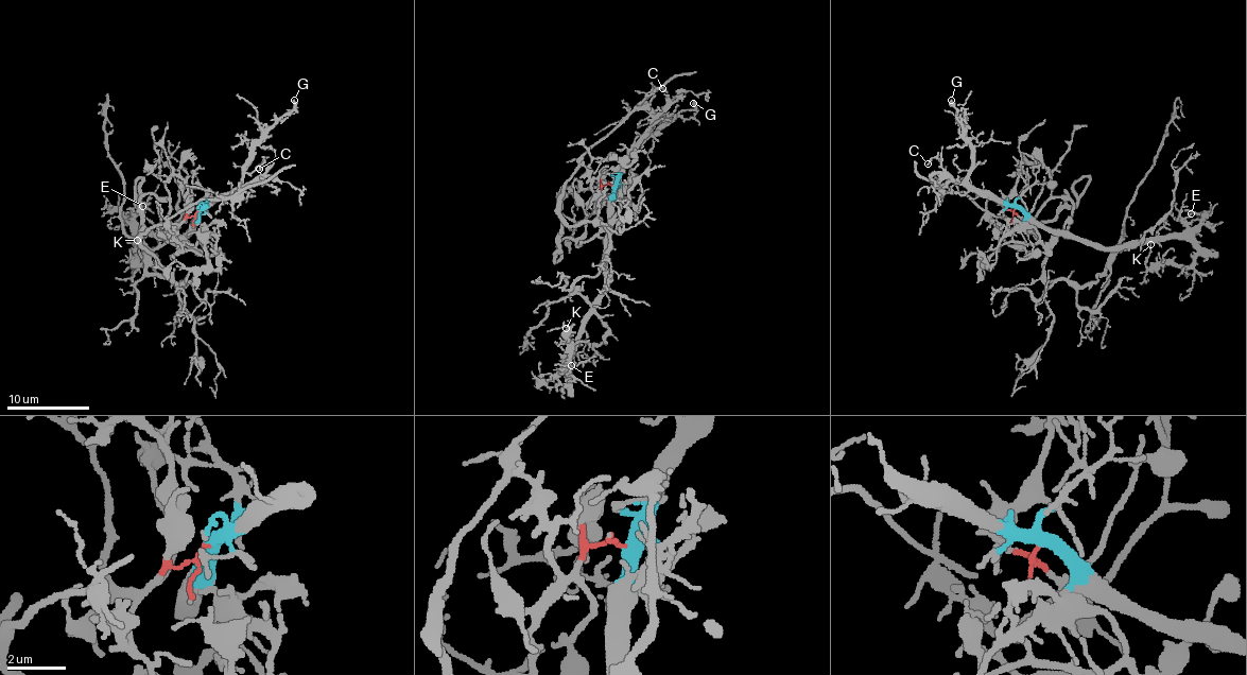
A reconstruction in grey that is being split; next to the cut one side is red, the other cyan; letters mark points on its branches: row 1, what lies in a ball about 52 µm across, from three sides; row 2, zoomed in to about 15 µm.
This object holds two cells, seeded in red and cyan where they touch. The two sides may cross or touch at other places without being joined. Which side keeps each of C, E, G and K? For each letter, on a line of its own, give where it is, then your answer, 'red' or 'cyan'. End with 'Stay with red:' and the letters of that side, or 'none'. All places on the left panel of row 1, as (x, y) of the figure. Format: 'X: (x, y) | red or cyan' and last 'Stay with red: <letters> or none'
C: (259, 169) | cyan
E: (142, 206) | cyan
G: (294, 100) | cyan
K: (137, 240) | cyan
Stay with red: none

